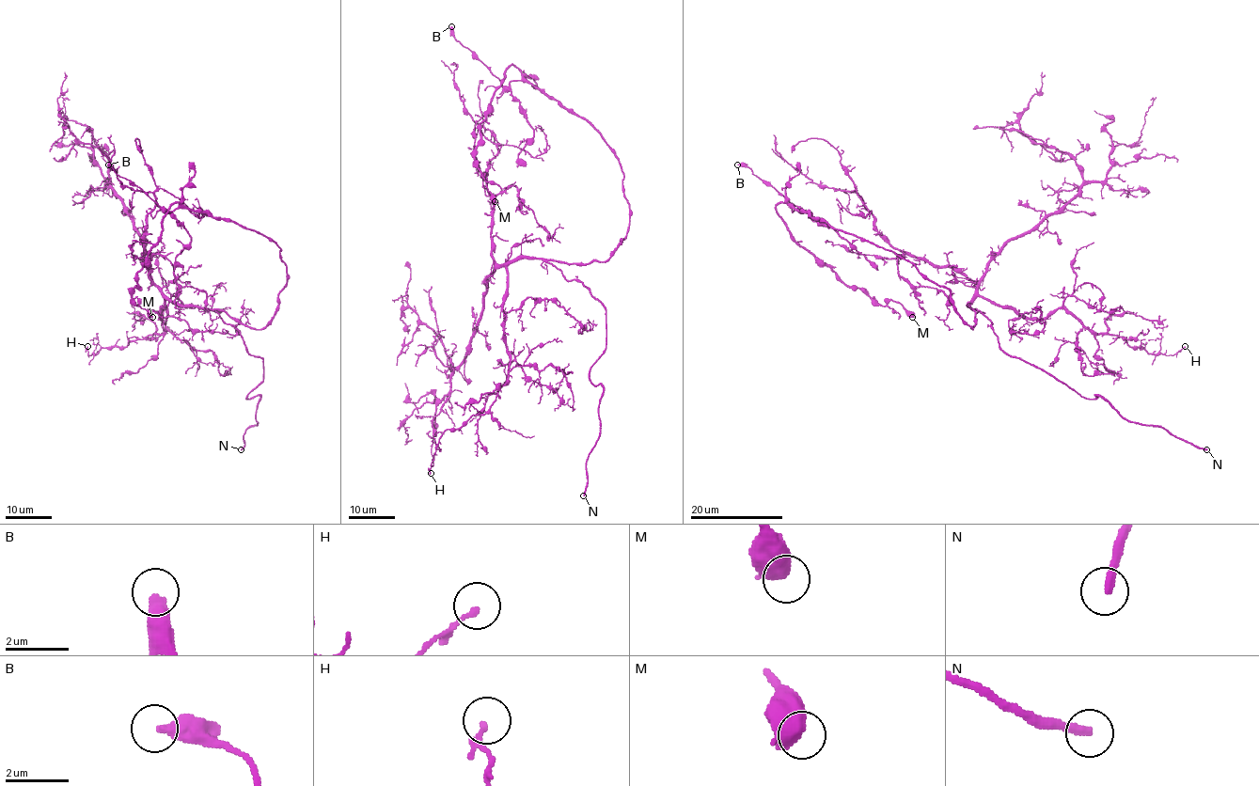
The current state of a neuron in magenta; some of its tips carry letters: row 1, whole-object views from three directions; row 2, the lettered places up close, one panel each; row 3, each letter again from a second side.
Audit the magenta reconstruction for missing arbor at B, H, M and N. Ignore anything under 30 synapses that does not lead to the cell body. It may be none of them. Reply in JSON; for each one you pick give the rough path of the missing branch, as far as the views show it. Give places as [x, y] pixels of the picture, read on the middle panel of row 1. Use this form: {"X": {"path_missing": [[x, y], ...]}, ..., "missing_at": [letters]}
{"missing_at": ["N"]}

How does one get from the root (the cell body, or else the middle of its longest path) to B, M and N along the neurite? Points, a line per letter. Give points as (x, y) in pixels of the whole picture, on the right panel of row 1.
B: (960, 315), (952, 293), (912, 263), (807, 212), (793, 212), (797, 208), (776, 188), (737, 165)
M: (960, 315), (908, 261), (776, 207), (845, 284), (912, 317)
N: (960, 315), (973, 329), (972, 309), (979, 310), (1008, 355), (1080, 396), (1103, 397), (1127, 419), (1206, 449)

